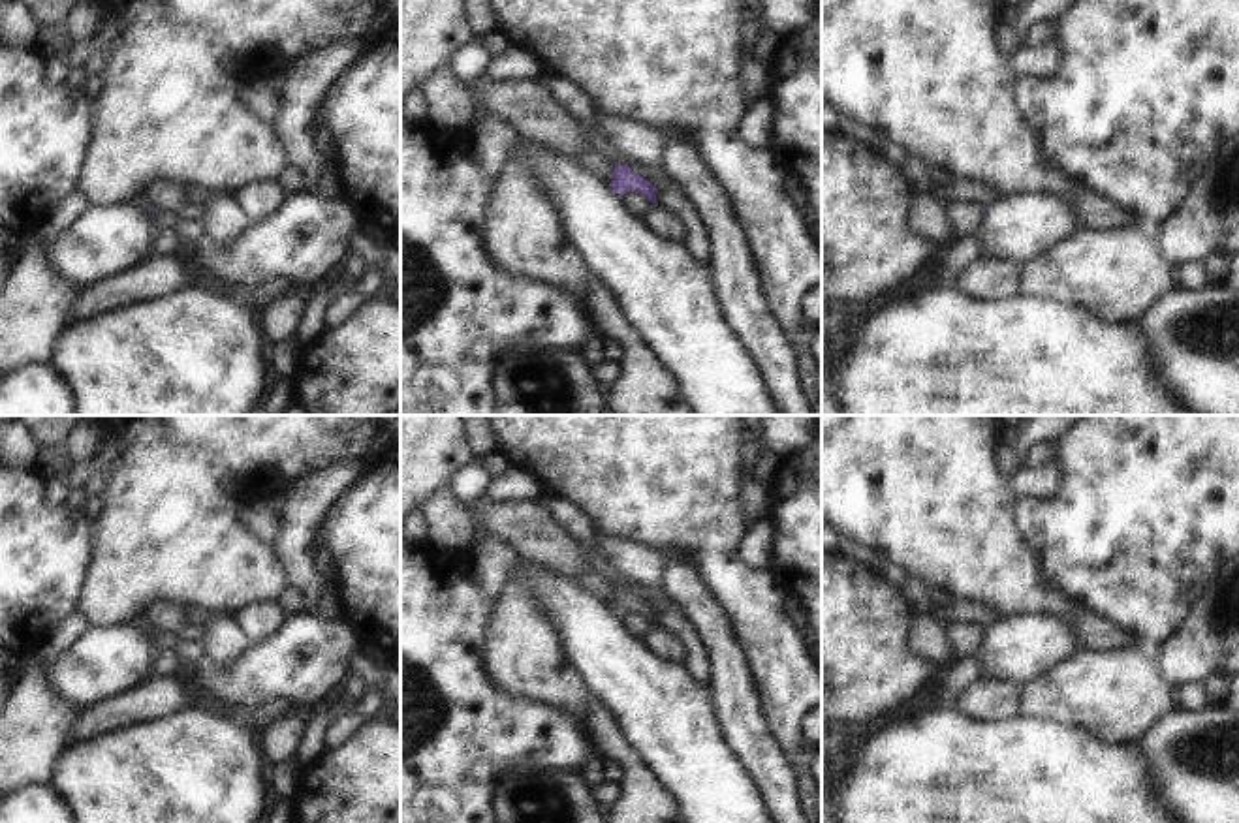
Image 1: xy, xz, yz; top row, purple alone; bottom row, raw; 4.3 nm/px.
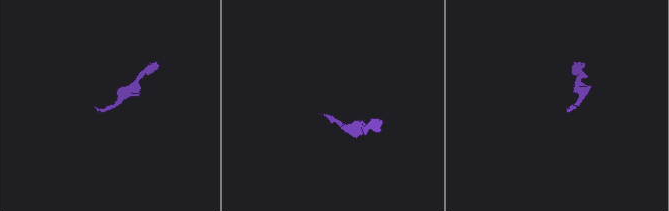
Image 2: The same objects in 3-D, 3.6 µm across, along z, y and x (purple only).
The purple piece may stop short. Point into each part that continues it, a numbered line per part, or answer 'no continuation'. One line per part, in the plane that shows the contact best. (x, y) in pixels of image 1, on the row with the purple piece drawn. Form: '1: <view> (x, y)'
1: xy (166, 218)

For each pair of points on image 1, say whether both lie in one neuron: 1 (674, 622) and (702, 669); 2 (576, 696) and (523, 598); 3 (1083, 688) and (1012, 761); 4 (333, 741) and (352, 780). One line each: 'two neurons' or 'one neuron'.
1: one neuron
2: one neuron
3: two neurons
4: two neurons

